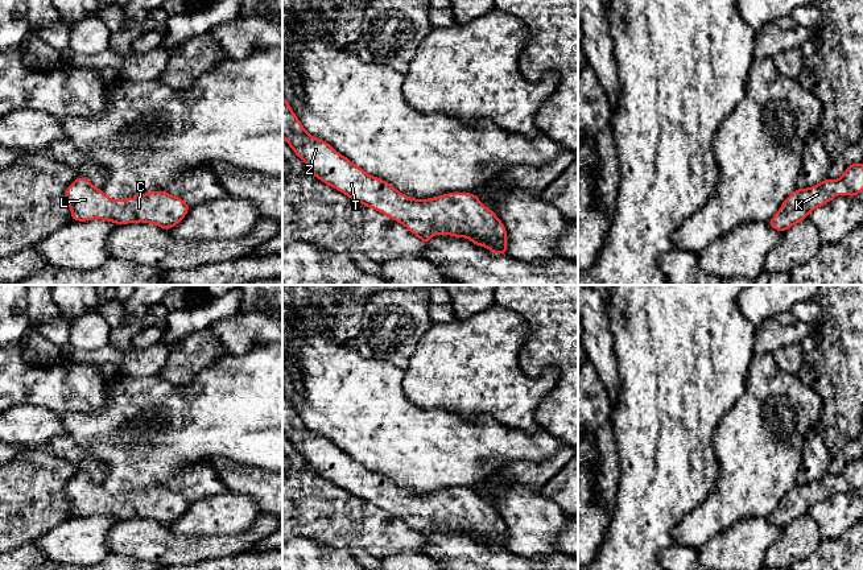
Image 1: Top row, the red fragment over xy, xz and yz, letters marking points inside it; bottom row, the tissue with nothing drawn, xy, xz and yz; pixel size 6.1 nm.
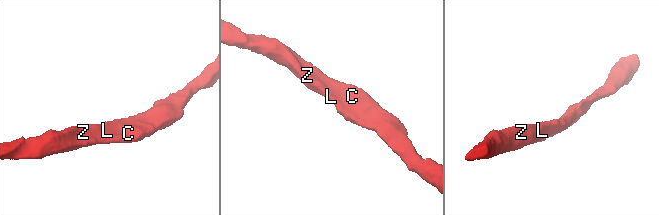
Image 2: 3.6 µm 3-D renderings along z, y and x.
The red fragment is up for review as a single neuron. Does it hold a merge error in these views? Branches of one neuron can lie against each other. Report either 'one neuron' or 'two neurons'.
one neuron

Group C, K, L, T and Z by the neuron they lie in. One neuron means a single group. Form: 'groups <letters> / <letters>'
groups C K L T Z

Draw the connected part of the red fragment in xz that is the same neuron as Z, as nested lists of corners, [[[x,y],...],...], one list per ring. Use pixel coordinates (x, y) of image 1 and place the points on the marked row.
[[[282,98],[282,137],[296,154],[311,170],[311,174],[346,194],[352,201],[372,207],[376,211],[405,226],[412,234],[428,244],[433,235],[445,234],[455,238],[467,238],[474,244],[487,247],[492,253],[508,253],[507,230],[491,208],[487,208],[470,193],[450,193],[437,198],[413,199],[399,193],[389,182],[367,174],[362,168],[354,165],[347,157],[339,154],[330,144],[310,136],[289,103]]]

